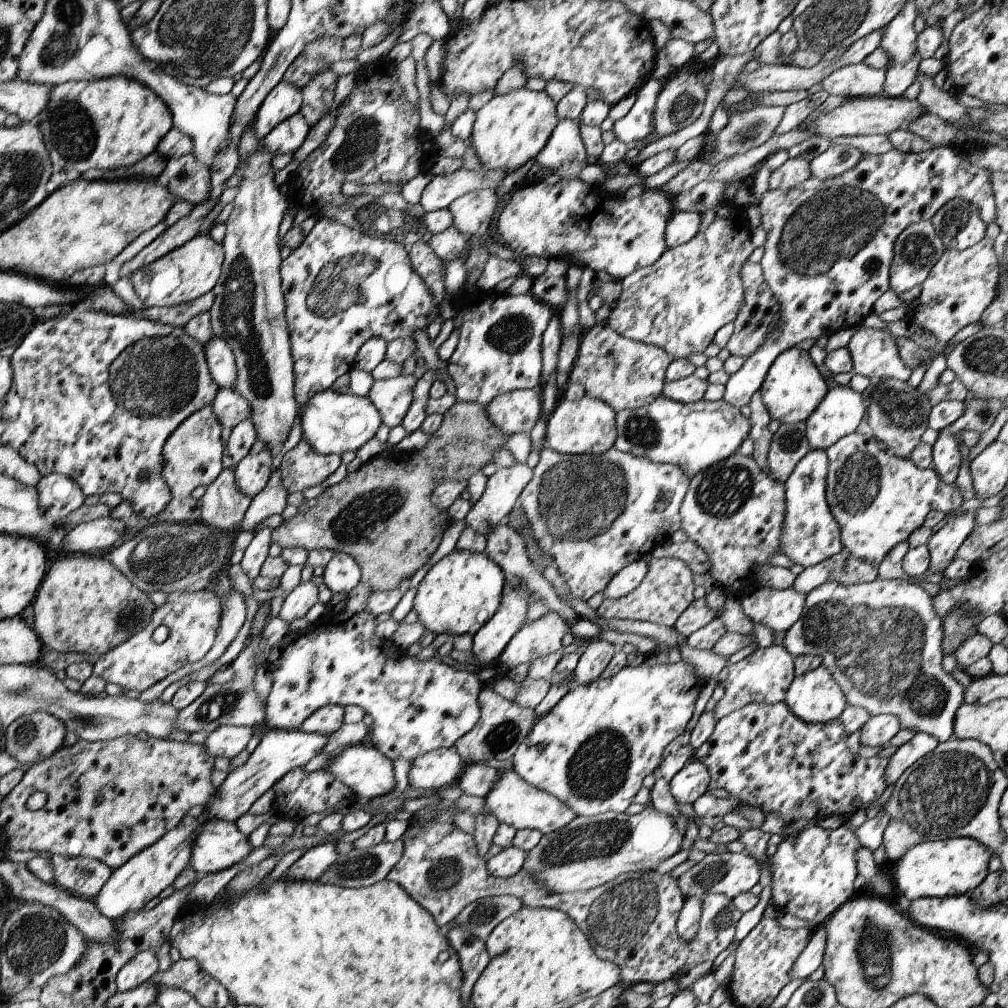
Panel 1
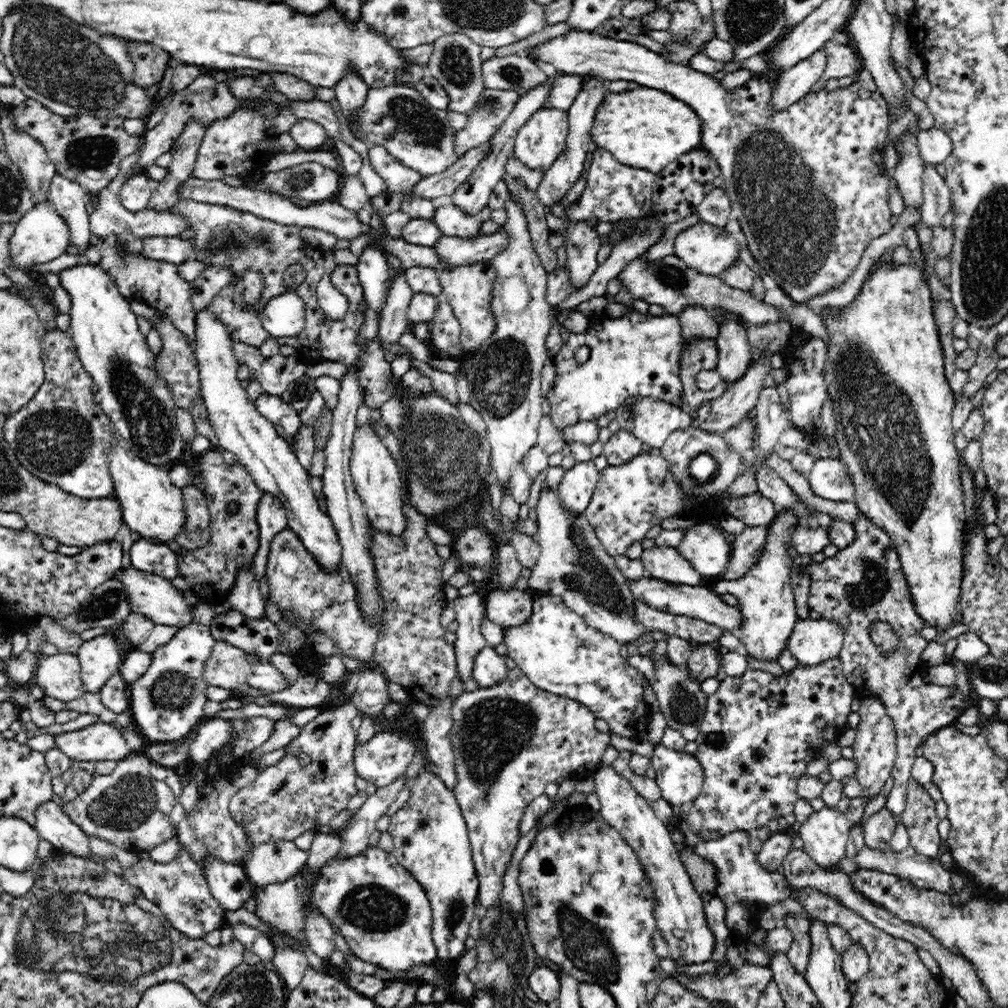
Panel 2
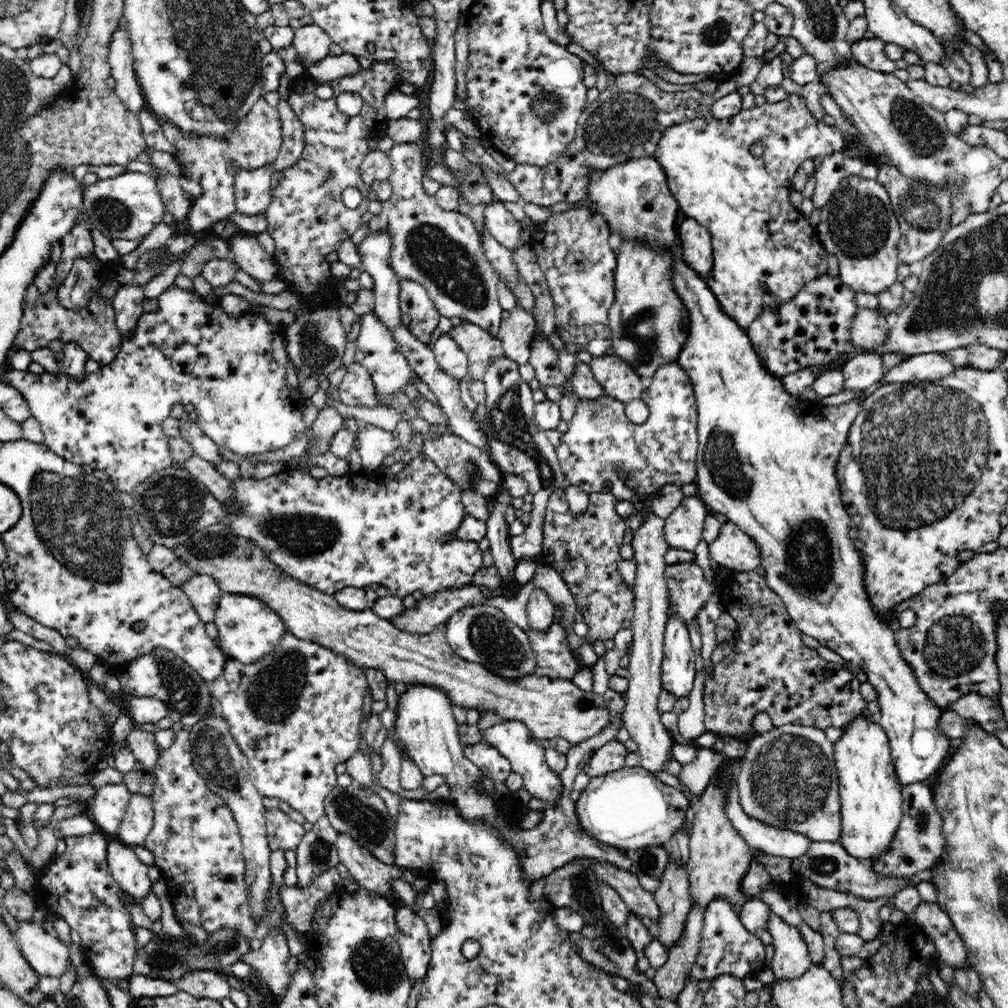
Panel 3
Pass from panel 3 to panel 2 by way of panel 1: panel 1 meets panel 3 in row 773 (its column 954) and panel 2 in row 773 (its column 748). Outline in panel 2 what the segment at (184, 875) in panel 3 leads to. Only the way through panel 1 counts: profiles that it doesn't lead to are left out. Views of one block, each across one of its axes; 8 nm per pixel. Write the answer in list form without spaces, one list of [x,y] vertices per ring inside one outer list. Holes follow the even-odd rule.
[[[382,731],[363,743],[356,742],[352,763],[357,776],[382,788],[389,785],[397,776],[406,773],[416,752],[416,741],[406,732]]]

